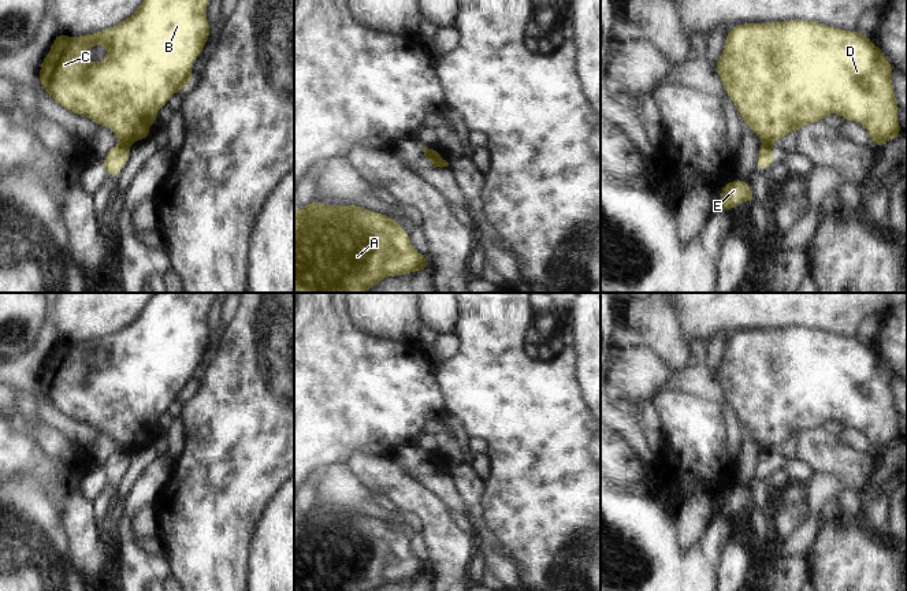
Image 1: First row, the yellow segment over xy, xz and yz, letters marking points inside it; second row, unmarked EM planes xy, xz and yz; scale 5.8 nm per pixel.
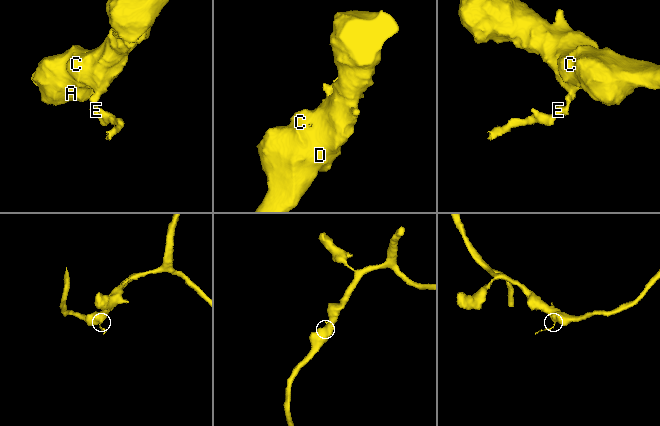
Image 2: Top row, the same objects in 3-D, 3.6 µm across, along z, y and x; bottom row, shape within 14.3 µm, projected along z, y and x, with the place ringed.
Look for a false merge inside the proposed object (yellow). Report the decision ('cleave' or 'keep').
cleave

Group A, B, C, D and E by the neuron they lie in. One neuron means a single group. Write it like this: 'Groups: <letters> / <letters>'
Groups: A B C D / E.

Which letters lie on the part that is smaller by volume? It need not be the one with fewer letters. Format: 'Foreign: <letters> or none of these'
Foreign: E.

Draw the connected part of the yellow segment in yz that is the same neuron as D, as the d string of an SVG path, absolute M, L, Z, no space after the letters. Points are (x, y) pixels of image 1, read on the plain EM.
M803 326L740 330L728 338L714 375L741 427L766 451L773 453L784 442L821 428L829 420L860 430L877 453L903 438L897 428L892 371L860 338Z

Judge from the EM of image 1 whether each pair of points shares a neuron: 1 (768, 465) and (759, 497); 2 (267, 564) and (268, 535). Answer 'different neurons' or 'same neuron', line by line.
1: different neurons
2: same neuron

